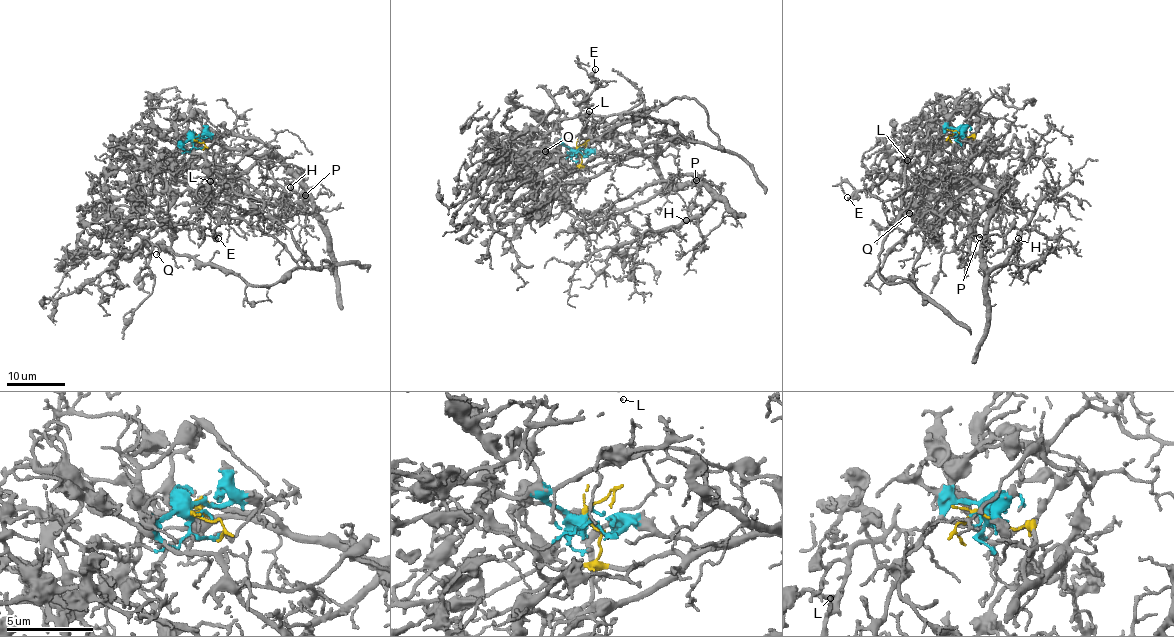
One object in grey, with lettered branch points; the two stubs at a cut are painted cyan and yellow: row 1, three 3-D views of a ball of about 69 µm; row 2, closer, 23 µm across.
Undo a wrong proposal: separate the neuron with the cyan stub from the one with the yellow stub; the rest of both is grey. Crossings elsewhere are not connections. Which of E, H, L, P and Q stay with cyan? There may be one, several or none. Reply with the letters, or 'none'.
E, L, Q

